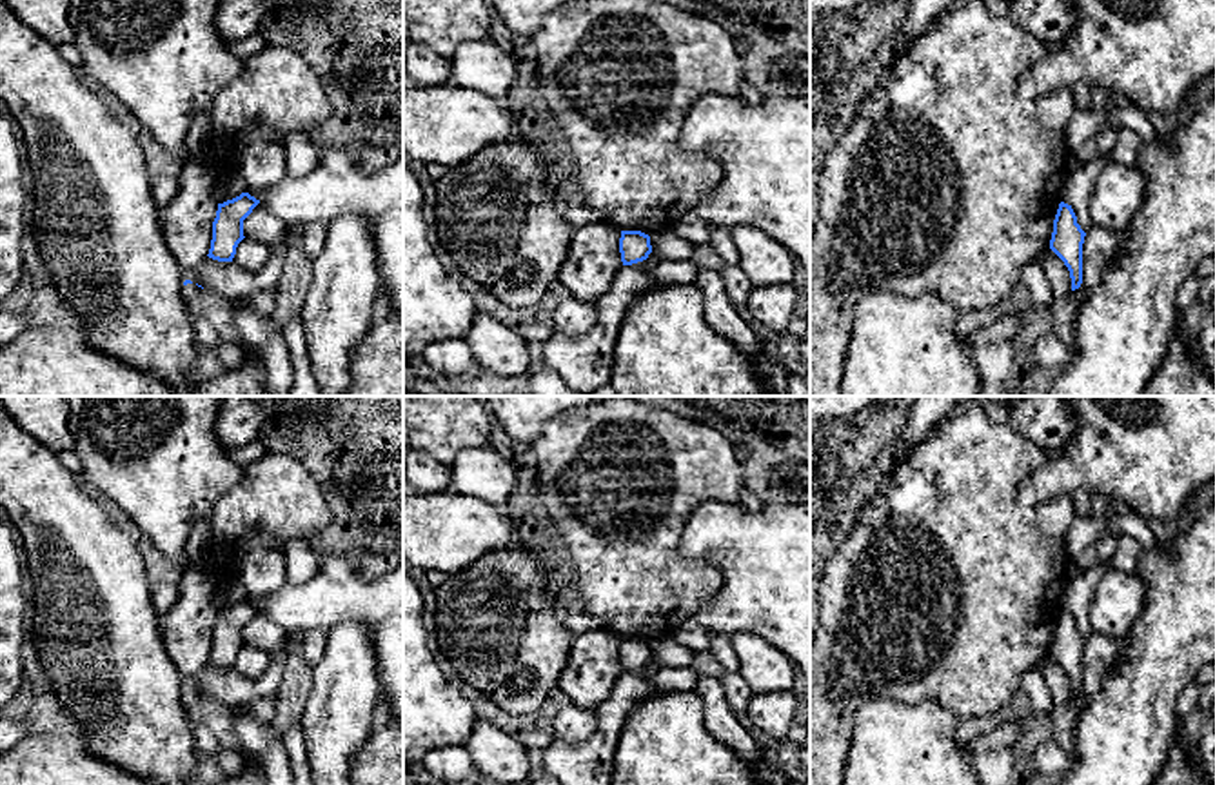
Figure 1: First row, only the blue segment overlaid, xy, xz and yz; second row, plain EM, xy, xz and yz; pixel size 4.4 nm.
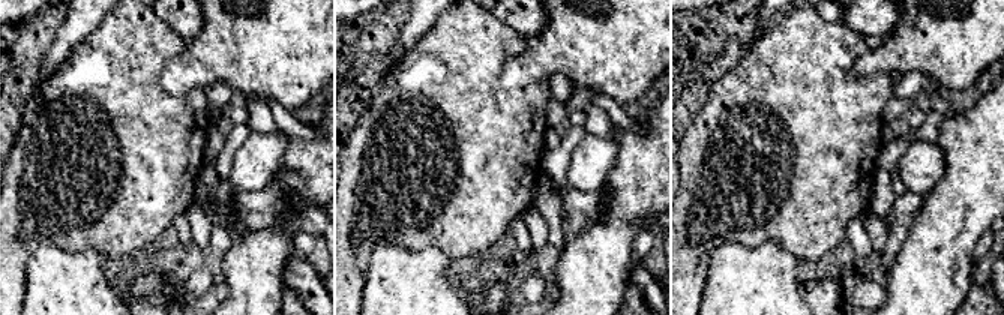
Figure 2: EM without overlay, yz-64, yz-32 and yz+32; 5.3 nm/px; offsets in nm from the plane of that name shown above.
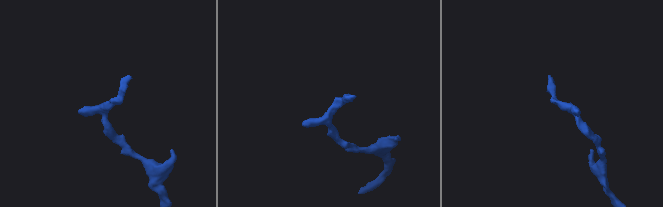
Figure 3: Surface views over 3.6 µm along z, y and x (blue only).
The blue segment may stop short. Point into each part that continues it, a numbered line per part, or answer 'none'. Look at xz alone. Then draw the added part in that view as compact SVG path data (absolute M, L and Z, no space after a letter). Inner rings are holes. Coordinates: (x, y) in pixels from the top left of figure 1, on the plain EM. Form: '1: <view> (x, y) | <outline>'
none

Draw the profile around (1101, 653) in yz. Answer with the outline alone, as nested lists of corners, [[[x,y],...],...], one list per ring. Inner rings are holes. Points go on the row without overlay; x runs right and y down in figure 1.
[[[1092,632],[1082,651],[1082,691],[1072,698],[1073,707],[1082,710],[1099,692],[1104,678],[1121,661],[1124,638],[1111,638],[1101,632]]]

